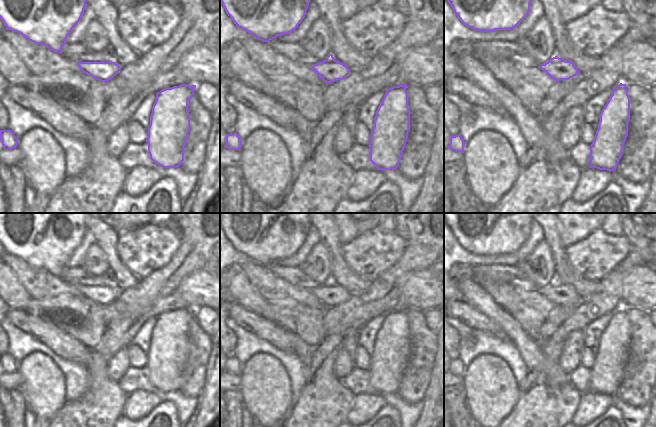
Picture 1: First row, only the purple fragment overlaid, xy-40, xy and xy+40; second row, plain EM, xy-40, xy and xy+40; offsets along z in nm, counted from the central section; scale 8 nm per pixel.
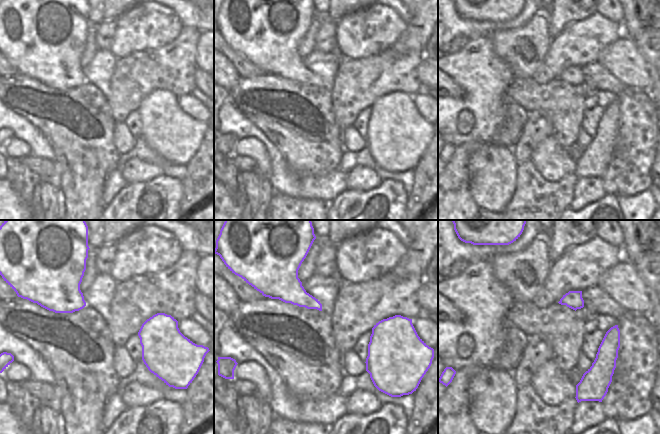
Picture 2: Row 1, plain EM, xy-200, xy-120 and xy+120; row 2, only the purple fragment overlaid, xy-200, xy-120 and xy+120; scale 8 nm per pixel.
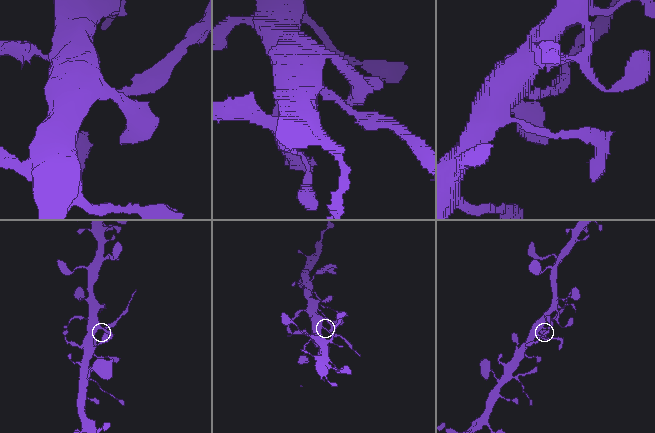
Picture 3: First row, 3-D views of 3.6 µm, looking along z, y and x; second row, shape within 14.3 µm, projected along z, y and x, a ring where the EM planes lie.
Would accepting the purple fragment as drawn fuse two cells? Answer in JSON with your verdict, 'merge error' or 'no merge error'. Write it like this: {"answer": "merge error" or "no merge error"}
{"answer": "merge error"}

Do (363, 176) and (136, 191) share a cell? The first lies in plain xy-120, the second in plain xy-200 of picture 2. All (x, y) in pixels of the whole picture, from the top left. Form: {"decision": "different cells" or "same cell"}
{"decision": "different cells"}

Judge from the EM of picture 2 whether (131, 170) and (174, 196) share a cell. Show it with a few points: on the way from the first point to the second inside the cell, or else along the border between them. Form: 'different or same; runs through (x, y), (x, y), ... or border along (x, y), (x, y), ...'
different; border along (163, 174), (149, 181), (128, 184)

